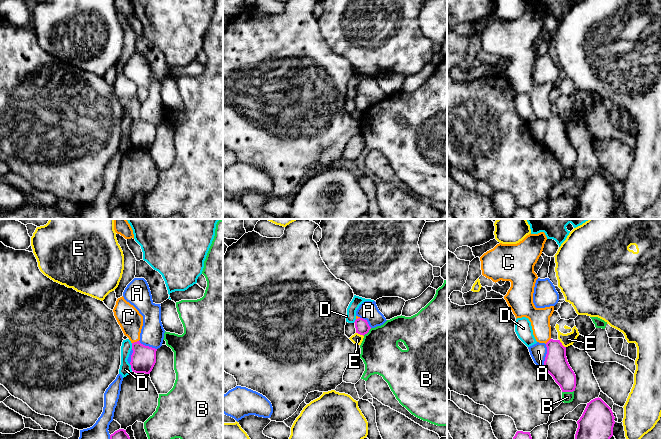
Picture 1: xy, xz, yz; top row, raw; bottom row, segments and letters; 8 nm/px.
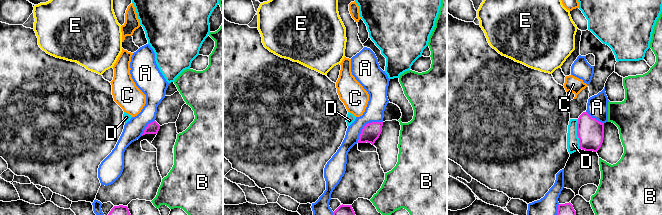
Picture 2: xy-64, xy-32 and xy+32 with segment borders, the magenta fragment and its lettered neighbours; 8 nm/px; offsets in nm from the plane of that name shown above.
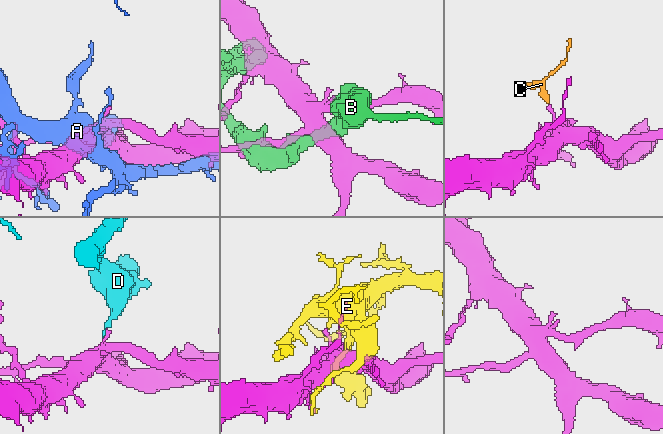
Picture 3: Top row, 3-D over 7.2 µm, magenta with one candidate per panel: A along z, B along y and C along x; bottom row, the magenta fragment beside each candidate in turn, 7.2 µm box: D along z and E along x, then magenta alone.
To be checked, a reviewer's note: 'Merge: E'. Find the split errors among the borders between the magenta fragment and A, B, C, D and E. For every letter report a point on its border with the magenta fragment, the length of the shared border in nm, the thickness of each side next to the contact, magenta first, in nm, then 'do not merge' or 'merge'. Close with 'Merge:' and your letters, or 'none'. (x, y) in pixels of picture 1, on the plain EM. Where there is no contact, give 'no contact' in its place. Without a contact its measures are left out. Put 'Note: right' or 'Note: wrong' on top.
Note: wrong
A: contact yz (546, 132); length 190 nm; calibres 190 and 140 nm; do not merge
B: contact yz (567, 167); length 100 nm; calibres 190 and 90 nm; do not merge
C: contact xy (135, 118); length 60 nm; calibres 200 and 190 nm; merge
D: contact xy (131, 143); length 60 nm; calibres 200 and 100 nm; do not merge
E: contact yz (561, 119); length 90 nm; calibres 190 and 100 nm; do not merge
Merge: C

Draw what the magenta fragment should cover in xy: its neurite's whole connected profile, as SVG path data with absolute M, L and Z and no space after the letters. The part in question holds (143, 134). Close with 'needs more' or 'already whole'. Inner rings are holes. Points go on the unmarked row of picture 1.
M124 73L116 77L114 92L125 112L132 119L131 145L135 149L150 150L156 139L157 125L140 119L140 109L143 102L143 92L127 78Z; needs more

